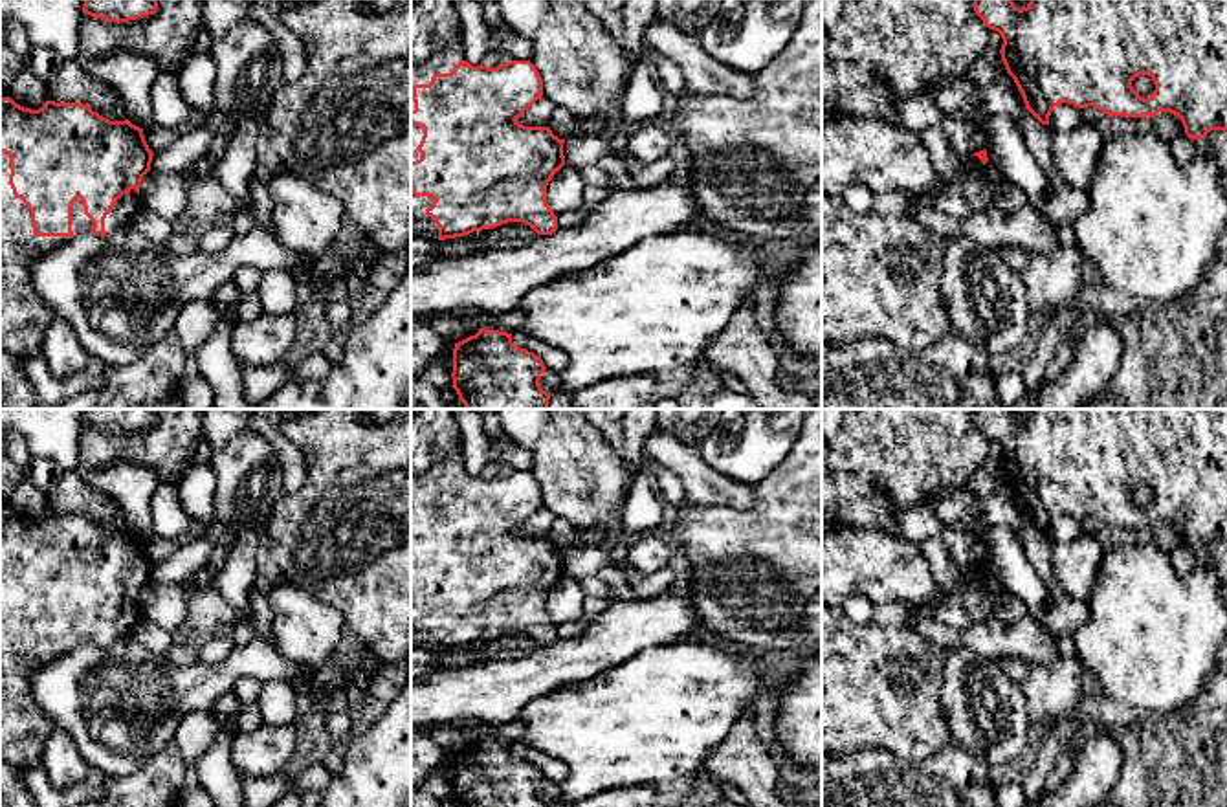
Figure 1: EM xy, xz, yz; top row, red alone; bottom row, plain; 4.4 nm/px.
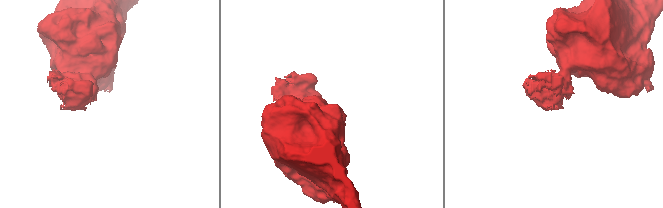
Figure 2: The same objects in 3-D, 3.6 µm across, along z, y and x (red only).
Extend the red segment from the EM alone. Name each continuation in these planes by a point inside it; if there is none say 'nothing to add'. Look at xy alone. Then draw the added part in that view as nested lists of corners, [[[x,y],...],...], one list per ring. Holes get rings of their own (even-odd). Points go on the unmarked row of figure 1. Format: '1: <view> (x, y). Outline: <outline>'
1: xy (24, 730). Outline: [[[0,565],[0,759],[24,772],[40,763],[55,726],[31,695],[31,673],[73,647],[35,647],[31,622],[13,605]]]

